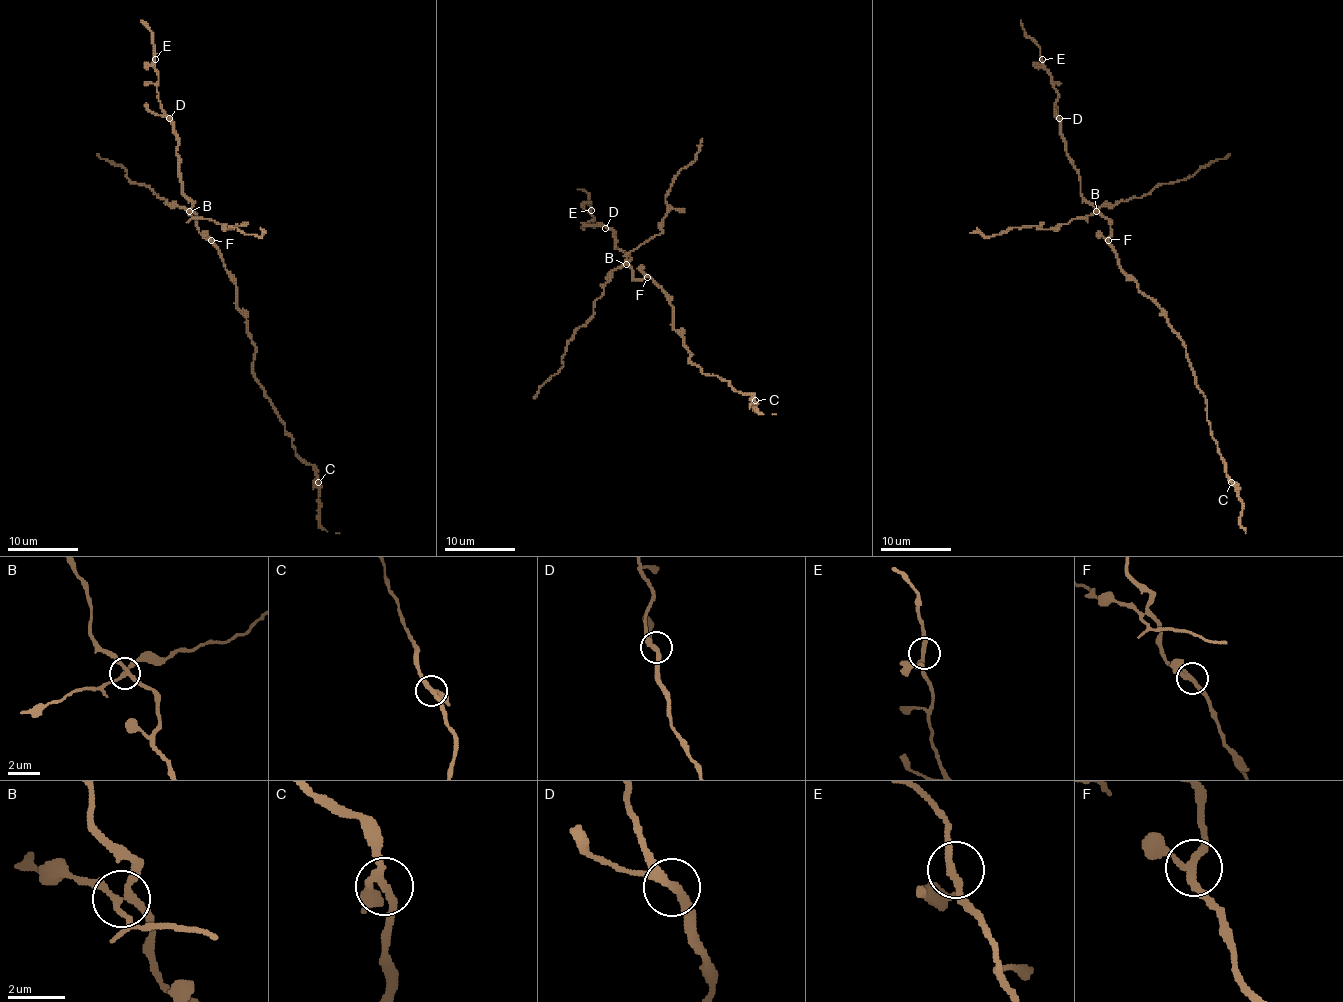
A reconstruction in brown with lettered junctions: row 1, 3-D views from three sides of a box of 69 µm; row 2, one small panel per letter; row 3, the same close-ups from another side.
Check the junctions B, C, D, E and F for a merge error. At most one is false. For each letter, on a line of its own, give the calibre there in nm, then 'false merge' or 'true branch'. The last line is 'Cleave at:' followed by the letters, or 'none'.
B: calibre 240 nm; false merge
C: calibre 220 nm; true branch
D: calibre 260 nm; true branch
E: calibre 200 nm; true branch
F: calibre 240 nm; true branch
Cleave at: B

